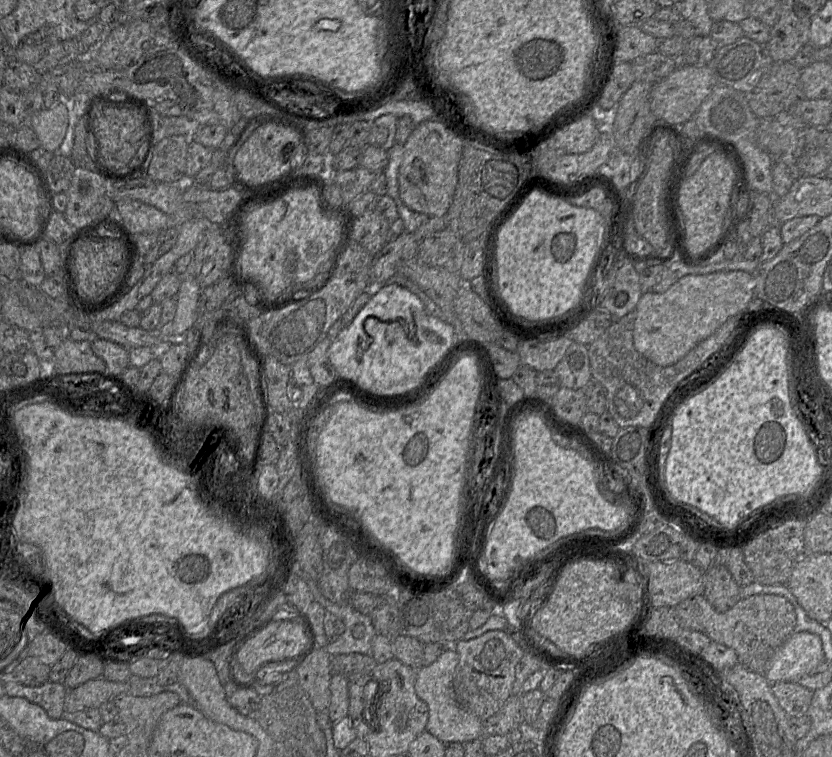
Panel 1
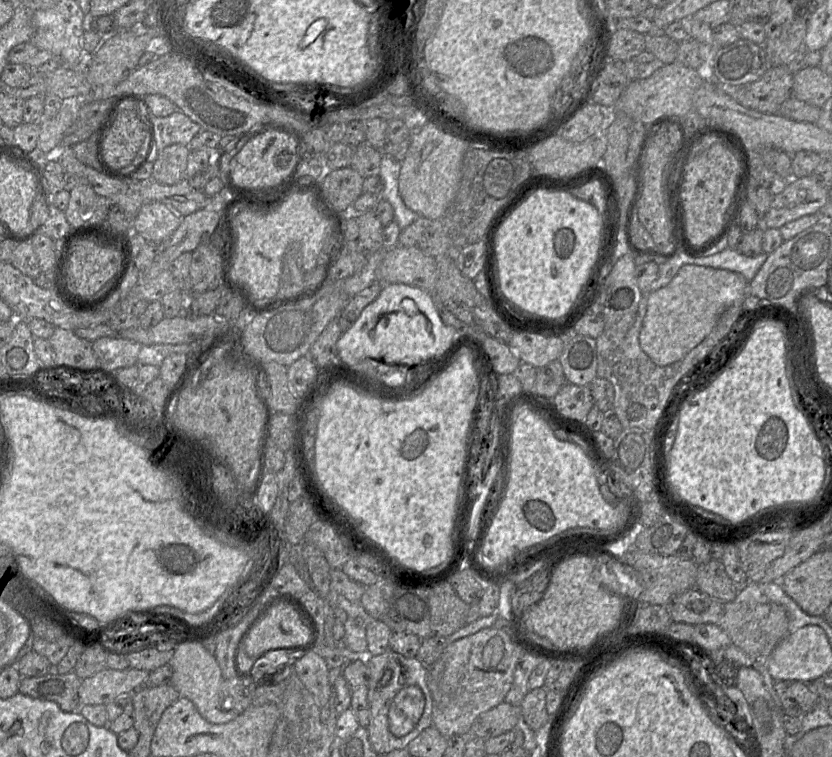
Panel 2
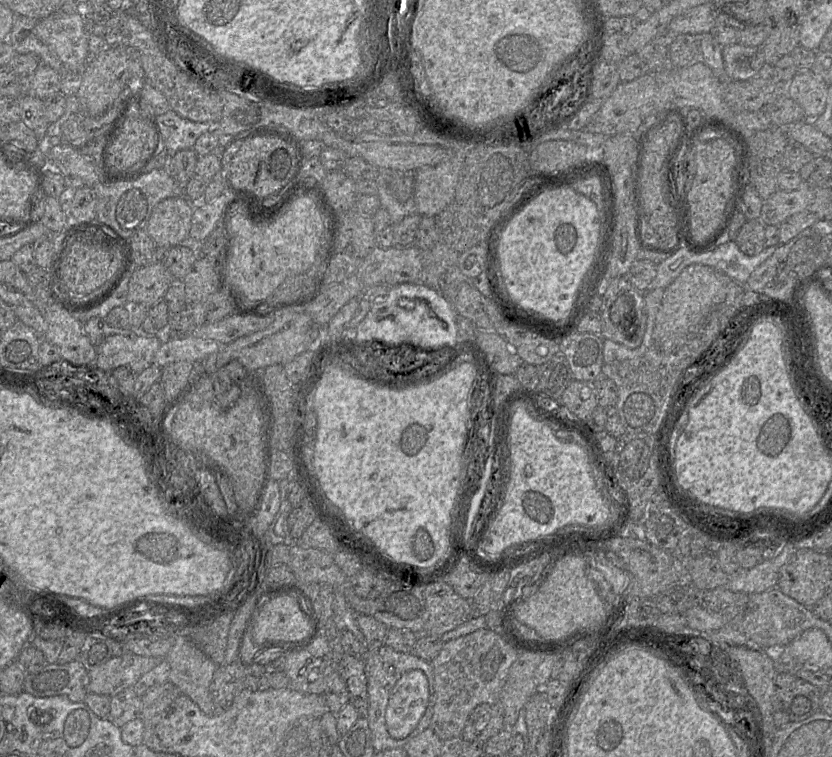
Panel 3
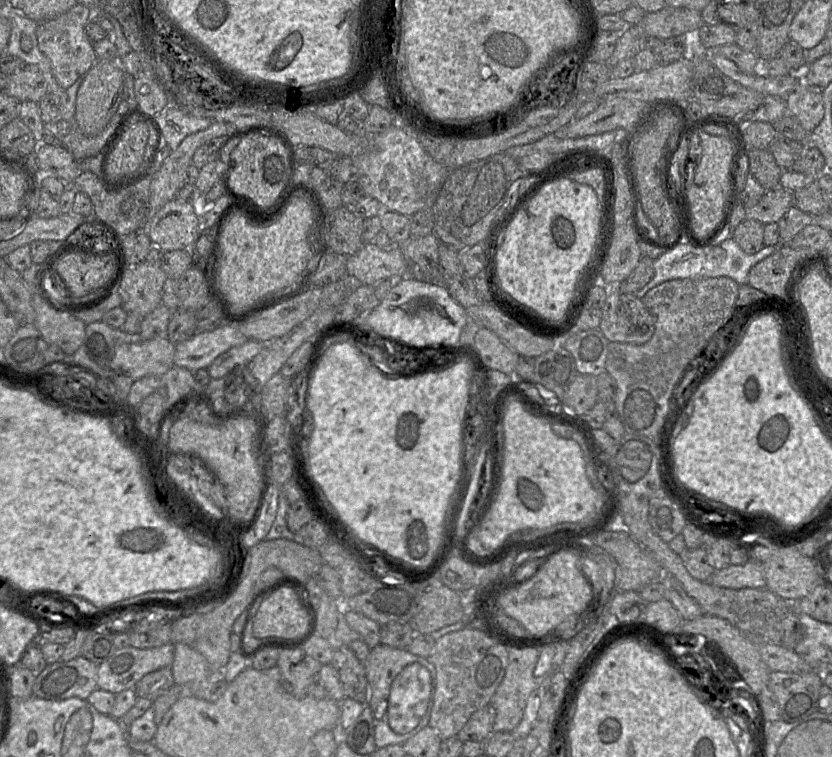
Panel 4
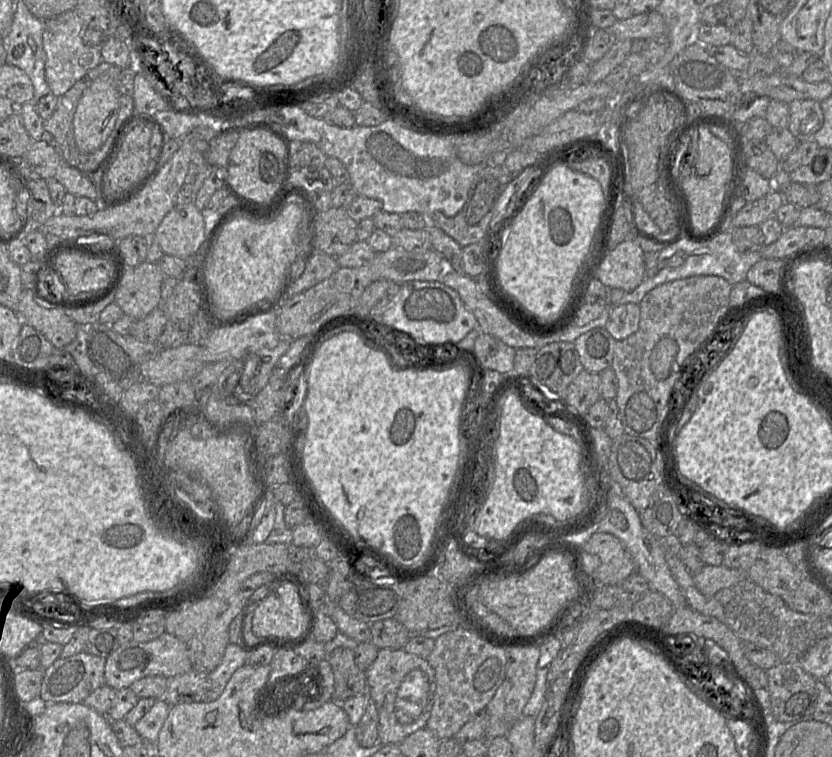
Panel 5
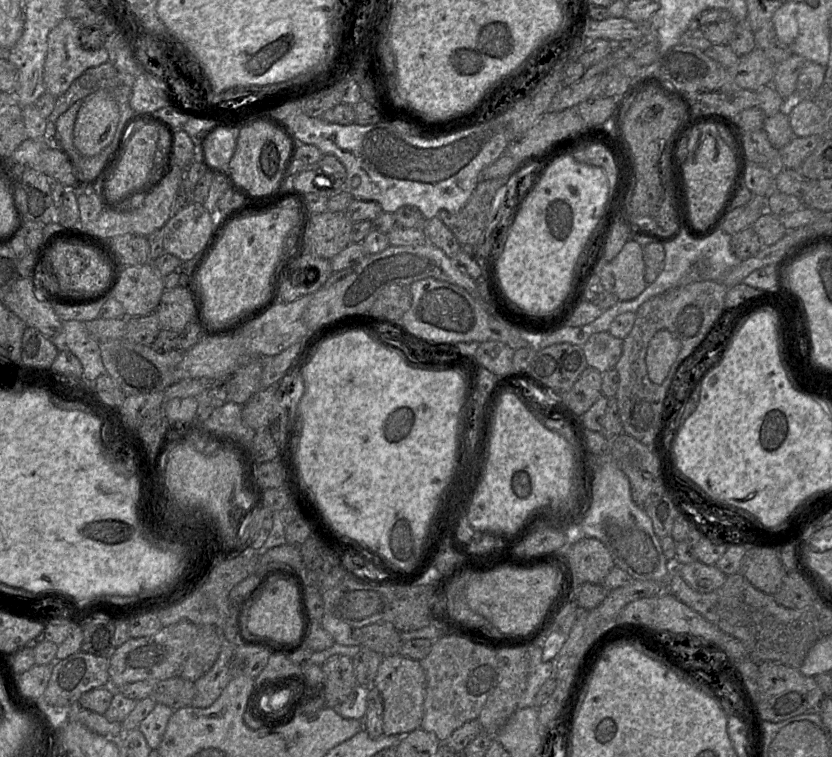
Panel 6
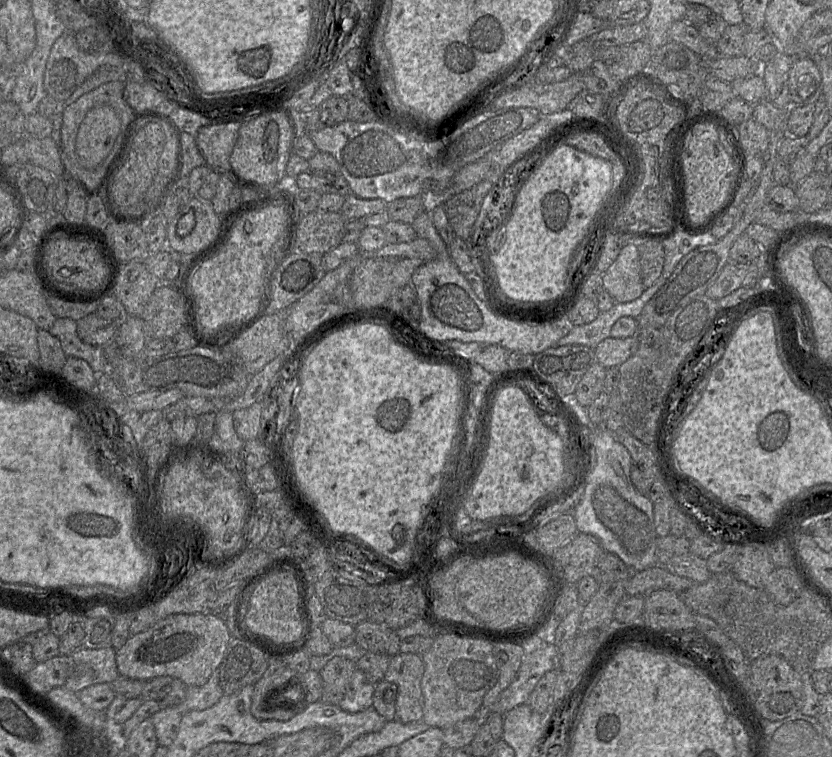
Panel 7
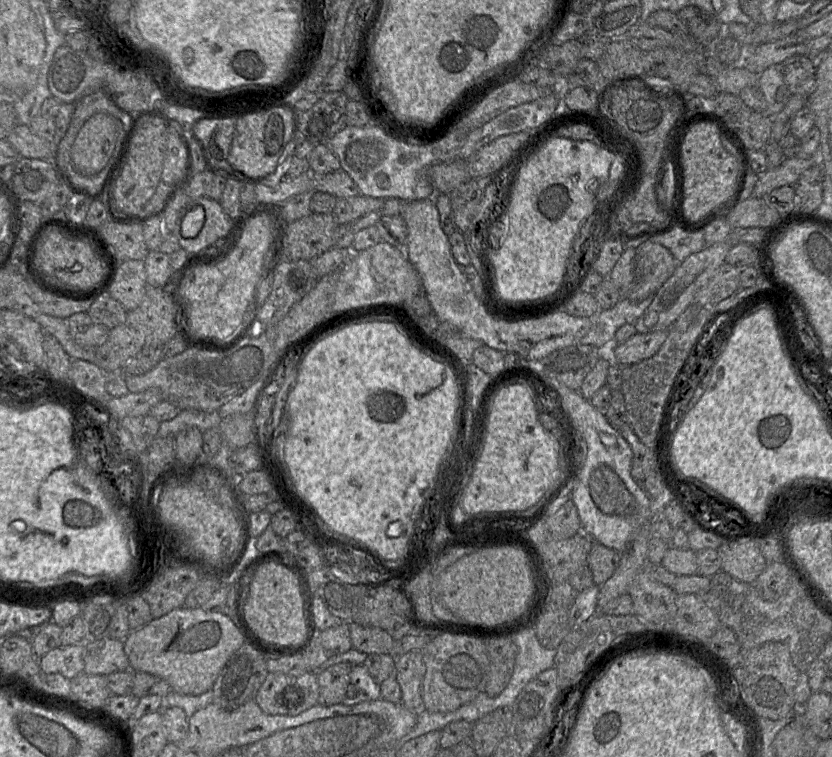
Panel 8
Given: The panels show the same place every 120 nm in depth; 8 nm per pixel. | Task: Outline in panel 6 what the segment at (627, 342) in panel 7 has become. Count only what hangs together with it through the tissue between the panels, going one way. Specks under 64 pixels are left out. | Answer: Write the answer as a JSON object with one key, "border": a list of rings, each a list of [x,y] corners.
{"border":[[[609,331],[592,334],[582,346],[588,366],[597,369],[601,373],[614,368],[622,353],[622,343],[623,339],[614,337]]]}

